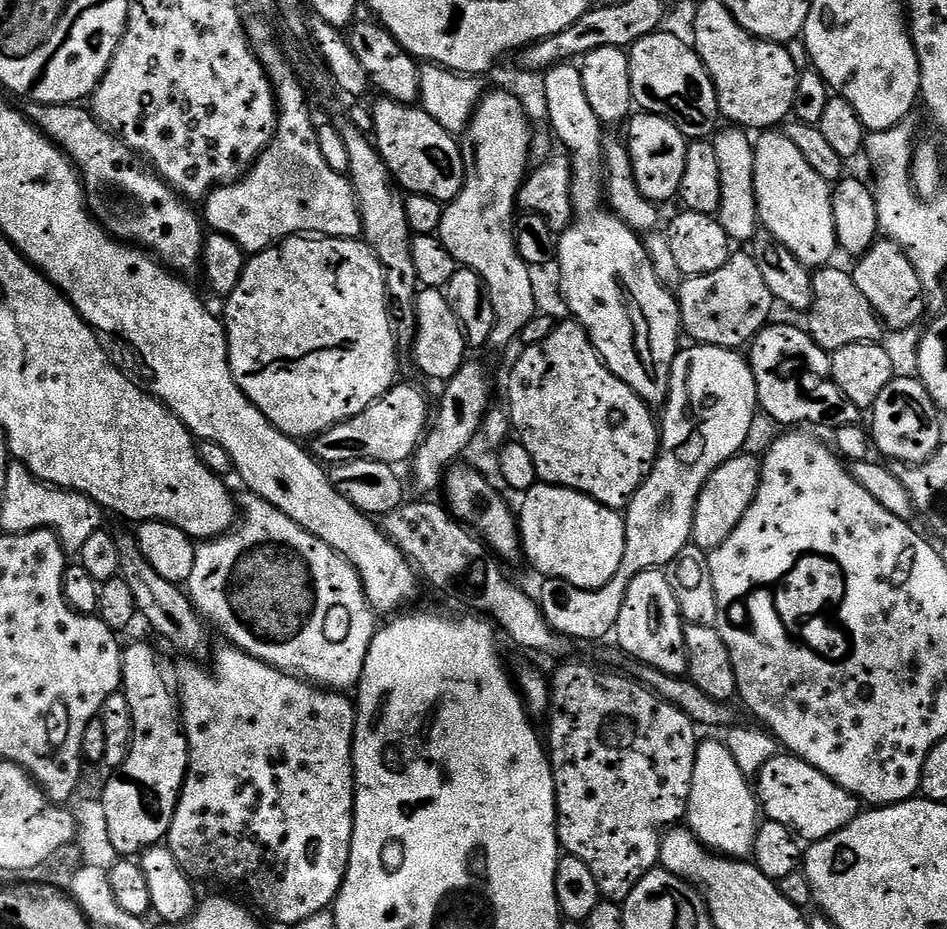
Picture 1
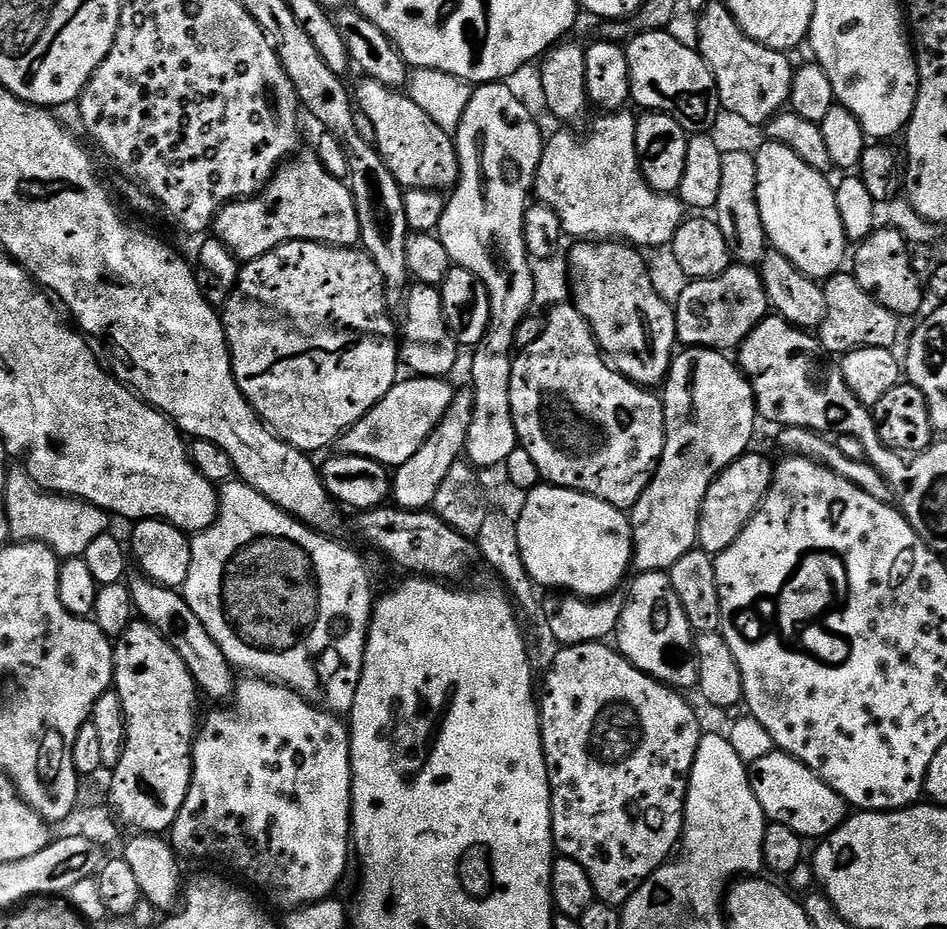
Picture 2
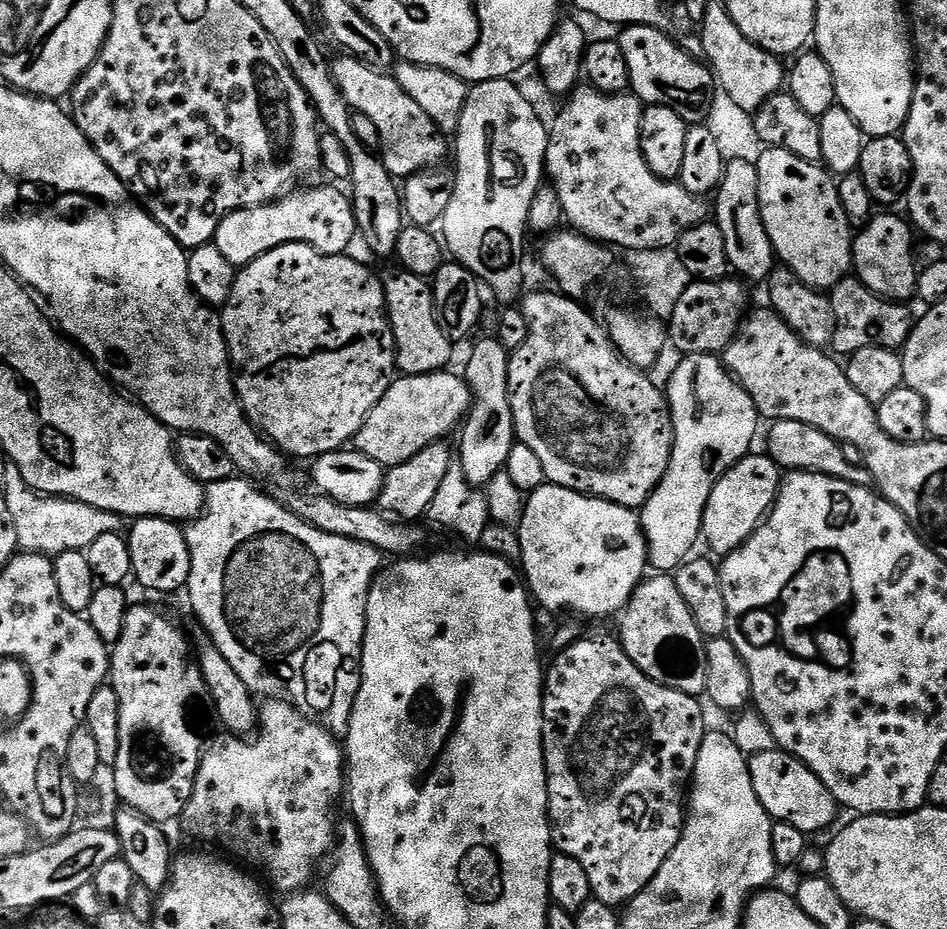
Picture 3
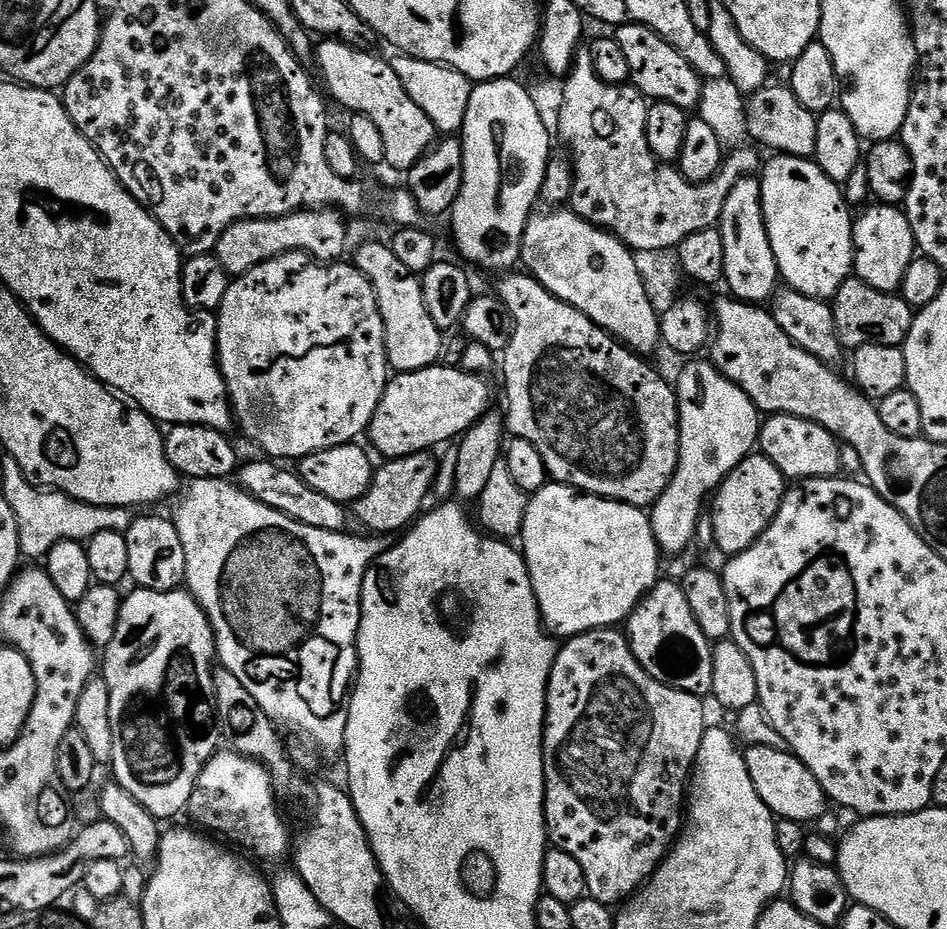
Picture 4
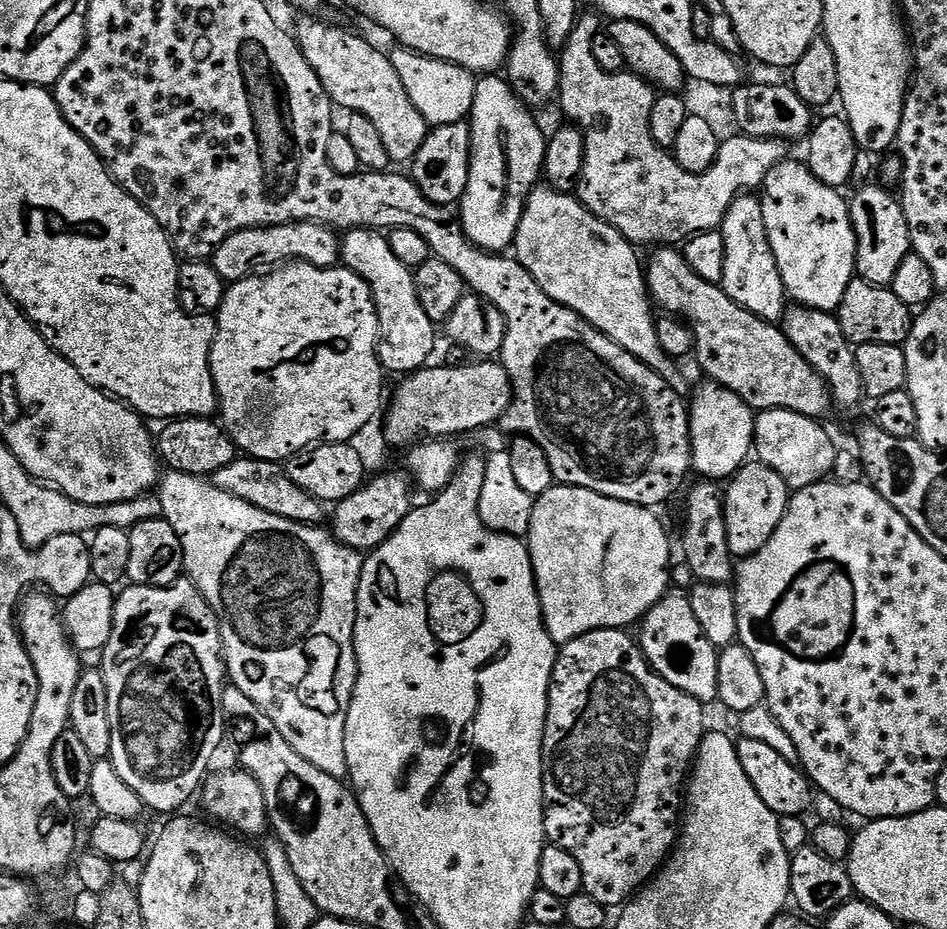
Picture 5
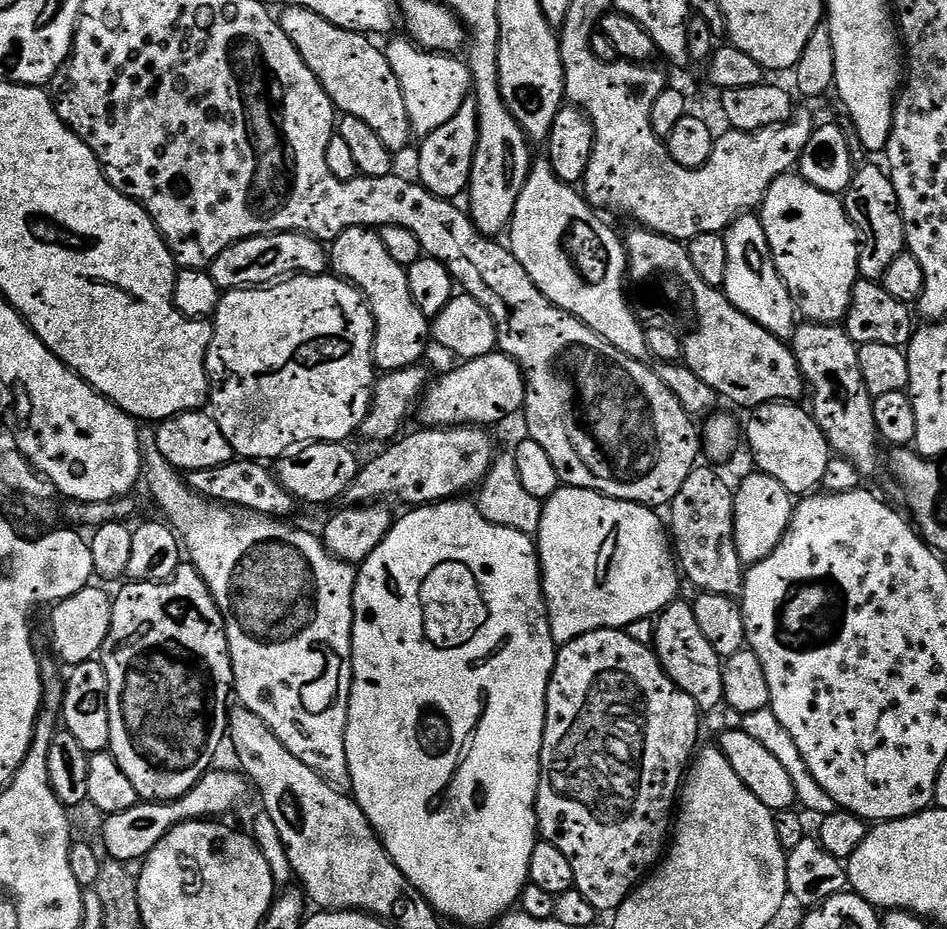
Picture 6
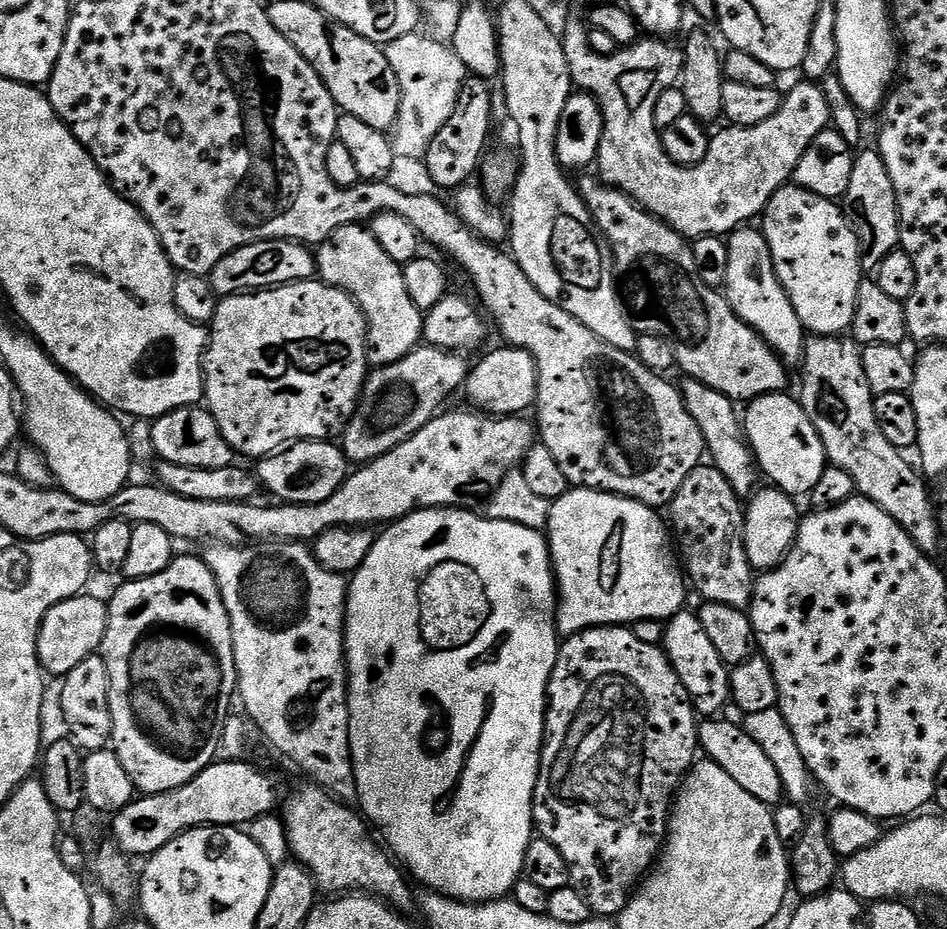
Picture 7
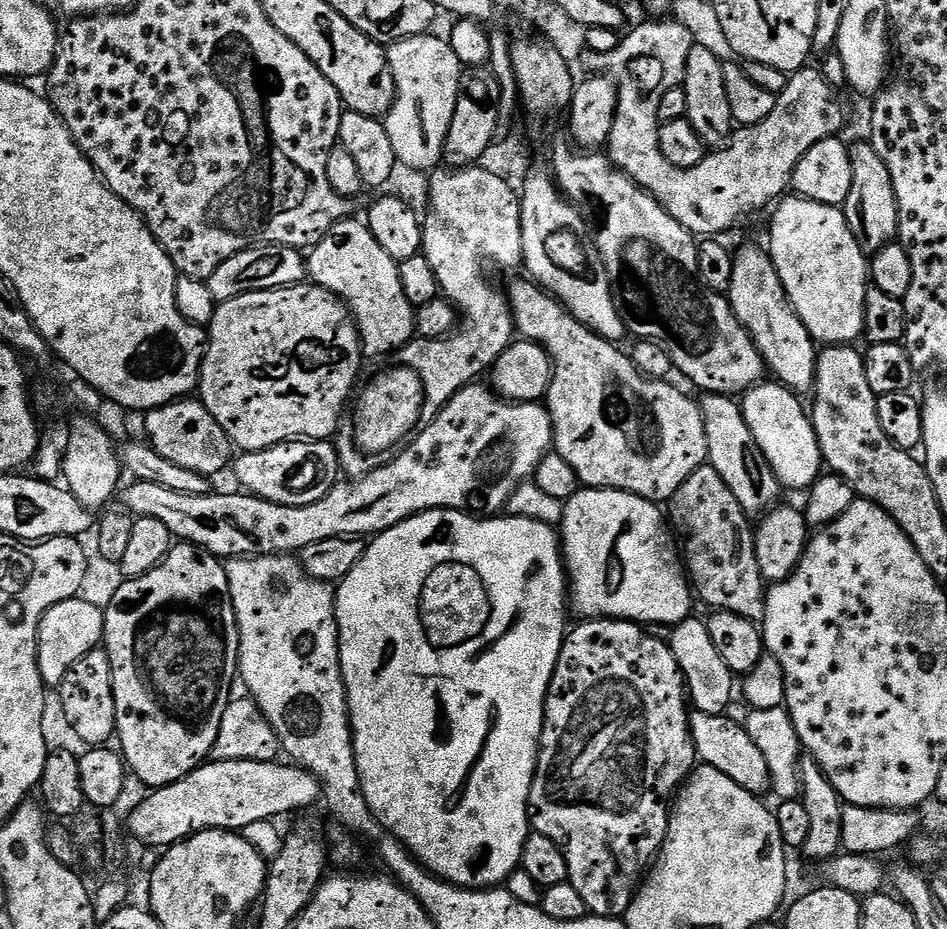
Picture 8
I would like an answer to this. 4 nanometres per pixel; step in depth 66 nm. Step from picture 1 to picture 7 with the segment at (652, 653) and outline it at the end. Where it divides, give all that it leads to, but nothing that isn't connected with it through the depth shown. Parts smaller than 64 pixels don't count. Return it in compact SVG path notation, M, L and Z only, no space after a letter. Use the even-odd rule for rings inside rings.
M681 610L667 621L662 639L664 653L668 655L669 662L674 666L682 686L692 699L692 706L704 718L712 718L724 708L724 703L729 703L732 695L732 682L730 679L729 665L718 658L718 650L714 650L706 630L702 630L702 622L695 611Z

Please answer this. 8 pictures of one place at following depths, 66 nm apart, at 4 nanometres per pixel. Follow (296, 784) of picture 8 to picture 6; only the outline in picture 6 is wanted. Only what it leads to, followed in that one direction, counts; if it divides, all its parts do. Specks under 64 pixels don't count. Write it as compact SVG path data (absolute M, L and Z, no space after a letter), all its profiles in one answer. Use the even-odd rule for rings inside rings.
M209 770L194 787L186 794L182 794L179 800L167 802L137 802L130 810L125 812L113 812L105 815L103 851L111 859L121 862L128 860L143 861L145 856L162 842L162 838L173 828L175 824L183 824L186 820L203 820L205 818L224 818L227 812L236 808L239 800L244 800L250 793L250 784L239 771L216 772Z

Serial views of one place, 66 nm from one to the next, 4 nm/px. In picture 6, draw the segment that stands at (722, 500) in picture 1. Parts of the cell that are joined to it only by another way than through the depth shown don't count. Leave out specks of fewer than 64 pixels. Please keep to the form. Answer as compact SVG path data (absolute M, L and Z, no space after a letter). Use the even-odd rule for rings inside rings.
M752 470L752 473L741 482L740 488L738 484L734 495L736 545L740 563L751 566L774 554L774 550L782 542L788 523L792 520L794 497L786 490L786 486L782 486L782 482L778 482L778 478L770 478L759 470Z

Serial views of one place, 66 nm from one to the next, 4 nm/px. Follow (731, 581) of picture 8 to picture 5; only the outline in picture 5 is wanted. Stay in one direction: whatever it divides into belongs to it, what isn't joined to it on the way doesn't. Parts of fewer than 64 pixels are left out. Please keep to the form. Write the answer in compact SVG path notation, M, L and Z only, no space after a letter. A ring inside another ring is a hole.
M701 479L687 489L688 497L684 500L684 560L695 579L701 584L728 584L734 576L734 557L726 542L726 518L724 517L724 493L719 483L711 479Z

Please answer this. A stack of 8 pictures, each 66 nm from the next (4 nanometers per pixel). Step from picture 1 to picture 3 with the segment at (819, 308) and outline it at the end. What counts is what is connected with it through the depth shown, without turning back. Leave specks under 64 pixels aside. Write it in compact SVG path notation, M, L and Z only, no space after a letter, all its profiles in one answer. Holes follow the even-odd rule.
M855 278L839 280L830 290L830 299L834 310L834 334L830 348L837 357L847 358L867 348L903 349L914 323L914 316L904 309L907 307L903 303L876 296Z

